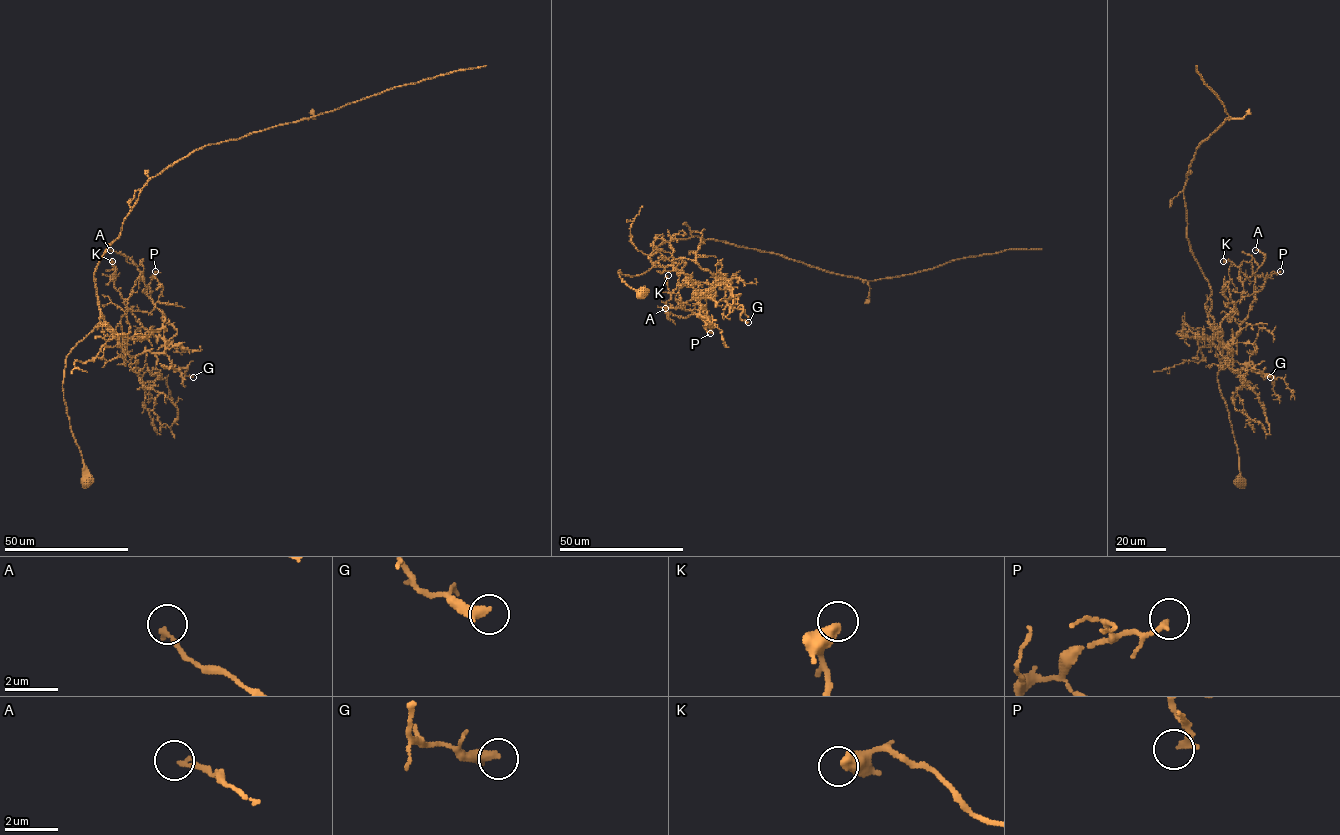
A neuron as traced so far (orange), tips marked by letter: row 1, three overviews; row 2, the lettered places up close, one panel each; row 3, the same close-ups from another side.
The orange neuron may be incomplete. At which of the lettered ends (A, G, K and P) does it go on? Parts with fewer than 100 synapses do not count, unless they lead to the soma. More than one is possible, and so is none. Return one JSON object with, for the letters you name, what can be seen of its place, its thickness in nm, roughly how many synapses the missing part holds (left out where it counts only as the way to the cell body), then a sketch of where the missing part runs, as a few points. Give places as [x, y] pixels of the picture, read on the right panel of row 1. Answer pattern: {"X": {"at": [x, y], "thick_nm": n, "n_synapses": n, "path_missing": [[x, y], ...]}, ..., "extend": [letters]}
{"extend": []}

